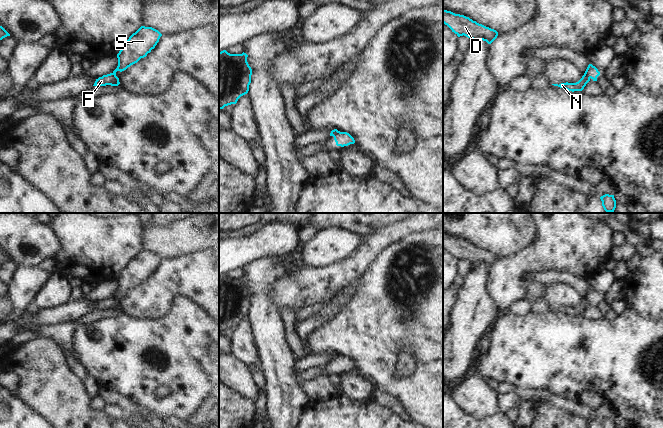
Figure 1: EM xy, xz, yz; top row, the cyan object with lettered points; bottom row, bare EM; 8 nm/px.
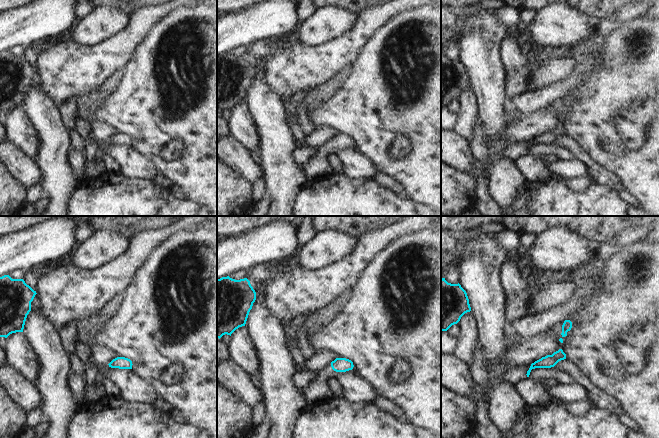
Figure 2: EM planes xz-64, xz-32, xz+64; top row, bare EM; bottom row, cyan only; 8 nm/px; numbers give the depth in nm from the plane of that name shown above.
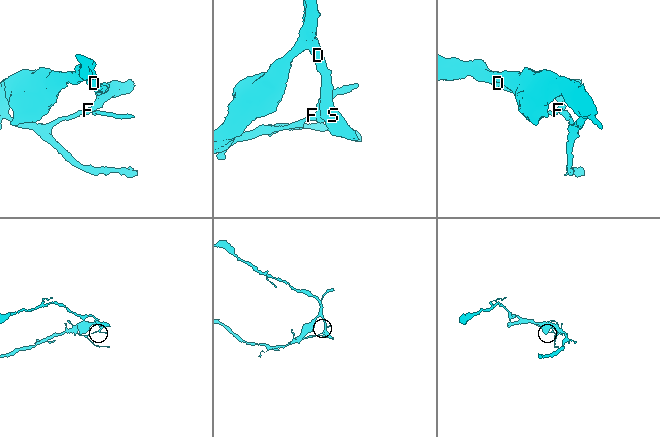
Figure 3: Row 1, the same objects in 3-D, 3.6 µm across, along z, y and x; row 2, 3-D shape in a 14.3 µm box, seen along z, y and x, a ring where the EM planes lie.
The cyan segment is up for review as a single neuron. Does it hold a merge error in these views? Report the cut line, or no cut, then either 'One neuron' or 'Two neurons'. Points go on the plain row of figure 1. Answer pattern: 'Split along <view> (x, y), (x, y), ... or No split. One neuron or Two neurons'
Split along yz (584, 297), (589, 302). Two neurons.

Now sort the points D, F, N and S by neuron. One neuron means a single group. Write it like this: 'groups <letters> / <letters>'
groups D S / F N

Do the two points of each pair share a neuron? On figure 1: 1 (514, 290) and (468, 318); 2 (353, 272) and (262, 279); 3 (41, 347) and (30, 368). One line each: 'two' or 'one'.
1: two
2: two
3: one

